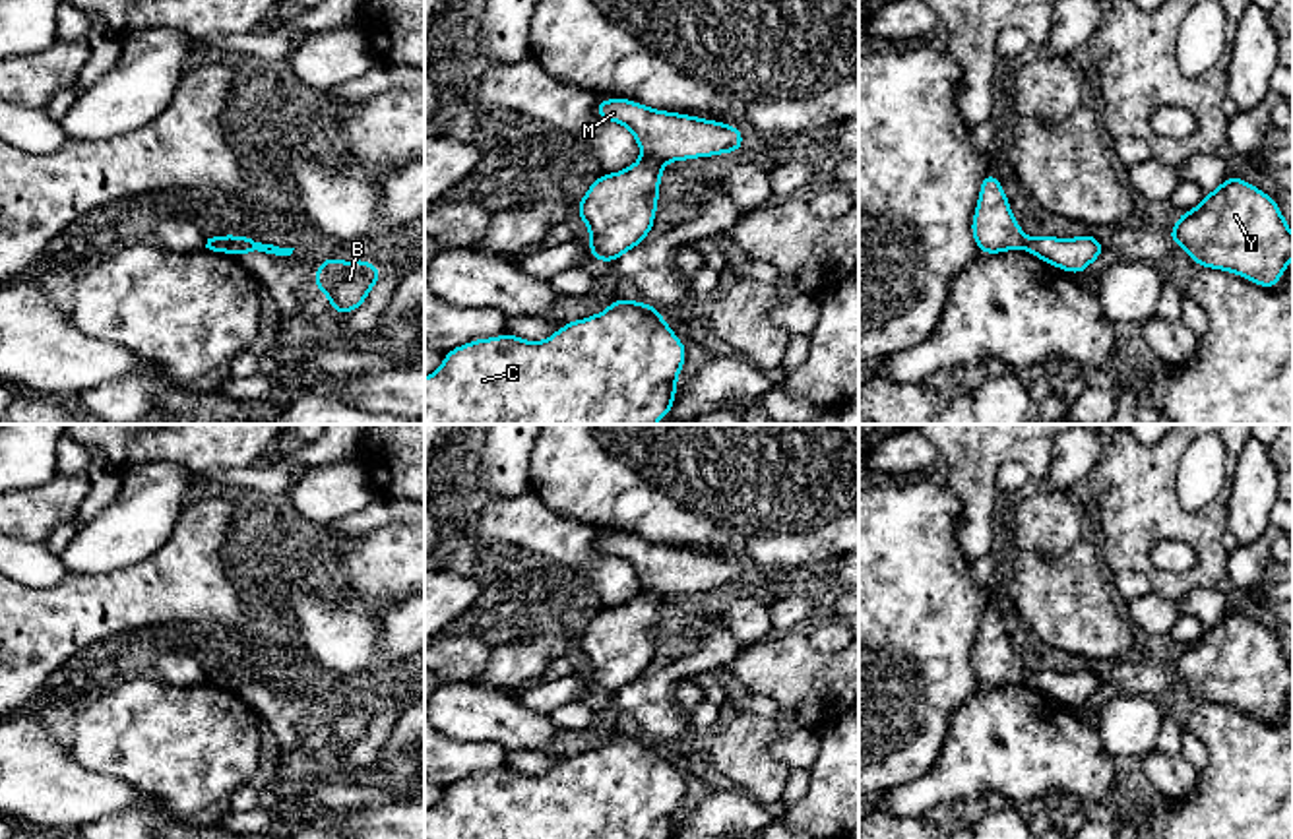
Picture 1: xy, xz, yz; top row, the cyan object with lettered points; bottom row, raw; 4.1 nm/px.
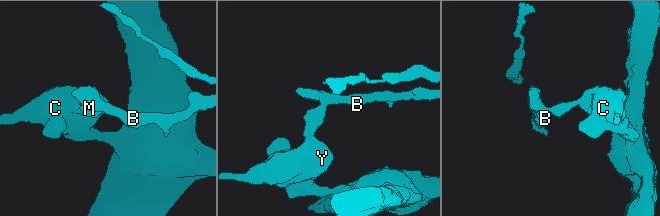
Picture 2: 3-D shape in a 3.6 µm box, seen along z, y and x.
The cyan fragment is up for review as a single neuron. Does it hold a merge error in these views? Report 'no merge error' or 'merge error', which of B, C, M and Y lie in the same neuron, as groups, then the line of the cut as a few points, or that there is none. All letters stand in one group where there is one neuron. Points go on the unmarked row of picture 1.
merge error | B M / C Y | xz (644, 588), (662, 597)

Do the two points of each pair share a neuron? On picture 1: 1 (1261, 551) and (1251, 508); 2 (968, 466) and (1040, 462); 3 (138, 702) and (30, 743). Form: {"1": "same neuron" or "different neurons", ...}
{"1": "different neurons", "2": "same neuron", "3": "different neurons"}

